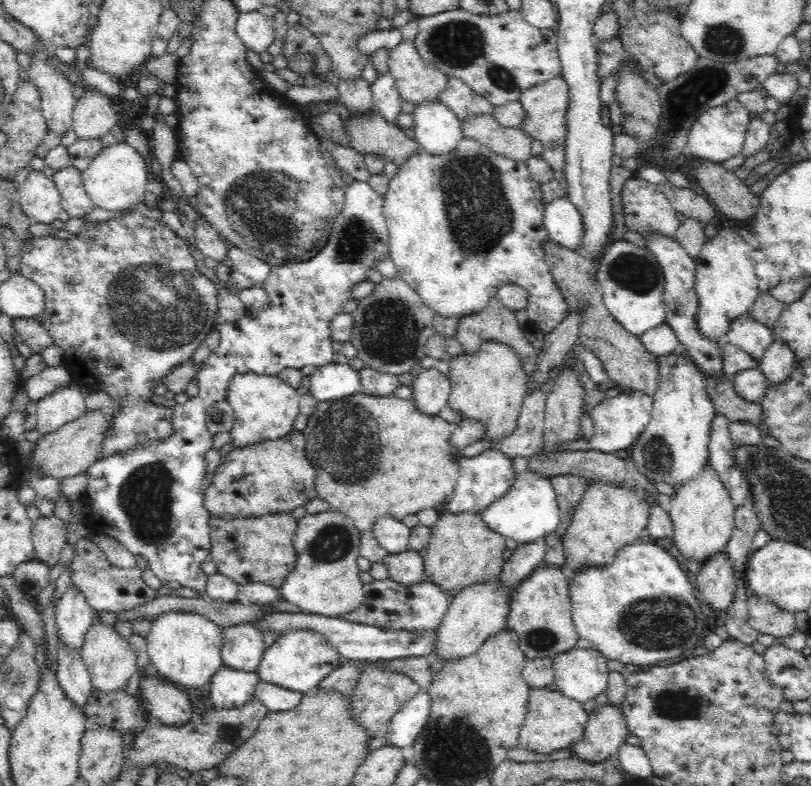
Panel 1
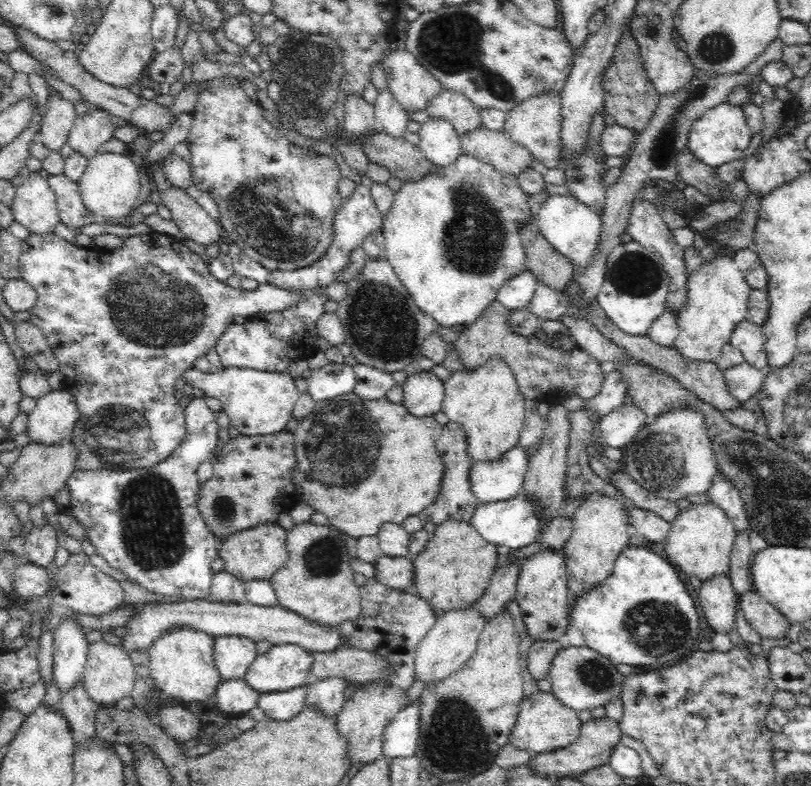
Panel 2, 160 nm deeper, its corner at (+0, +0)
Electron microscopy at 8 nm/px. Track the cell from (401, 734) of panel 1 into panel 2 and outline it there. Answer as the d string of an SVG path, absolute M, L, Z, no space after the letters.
M419 700L406 705L386 725L383 754L388 758L415 756L420 735Z

